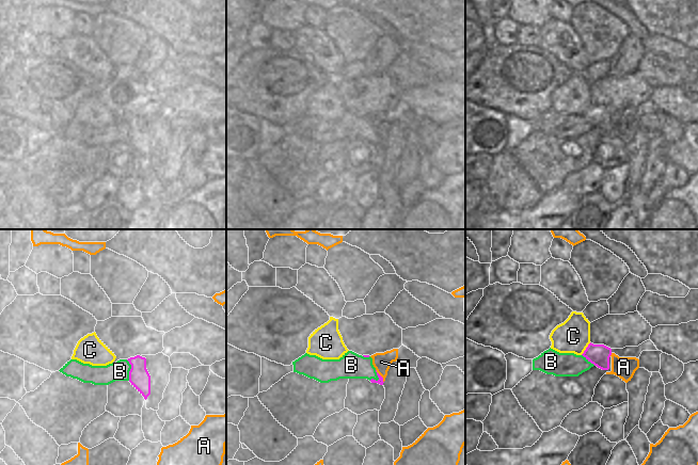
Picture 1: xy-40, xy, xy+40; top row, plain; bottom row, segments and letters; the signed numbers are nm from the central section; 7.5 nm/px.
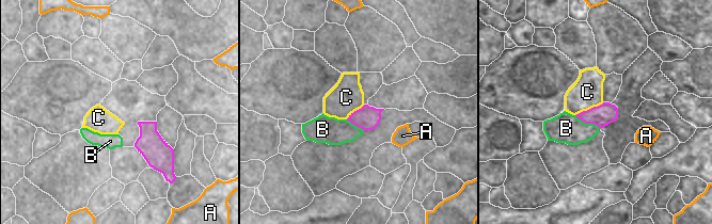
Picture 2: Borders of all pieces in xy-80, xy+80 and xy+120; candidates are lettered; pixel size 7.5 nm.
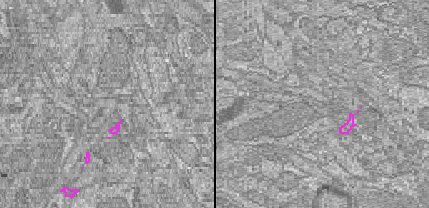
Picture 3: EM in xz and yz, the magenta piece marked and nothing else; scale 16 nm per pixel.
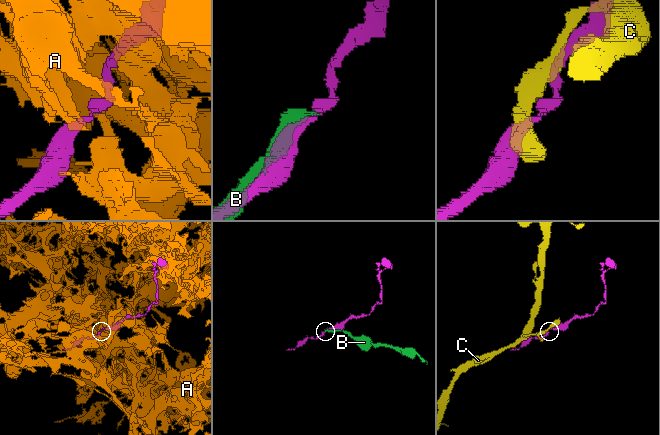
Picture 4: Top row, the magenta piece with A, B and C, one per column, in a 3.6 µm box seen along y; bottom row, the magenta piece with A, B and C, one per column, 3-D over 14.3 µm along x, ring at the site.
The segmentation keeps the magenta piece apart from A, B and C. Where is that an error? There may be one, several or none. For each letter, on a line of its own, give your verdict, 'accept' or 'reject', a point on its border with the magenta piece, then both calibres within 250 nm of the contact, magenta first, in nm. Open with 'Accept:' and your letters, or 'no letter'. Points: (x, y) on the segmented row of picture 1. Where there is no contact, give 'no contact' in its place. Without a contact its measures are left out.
Accept: no letter
A: reject; meets magenta in xy at (380, 375); 50 nm thick on the magenta side, 140 nm on the other
B: reject; meets magenta in xy-40 at (130, 370); 160 nm thick on the magenta side, 140 nm on the other
C: reject; meets magenta in xy+40 at (586, 349); 160 nm thick on the magenta side, 260 nm on the other

